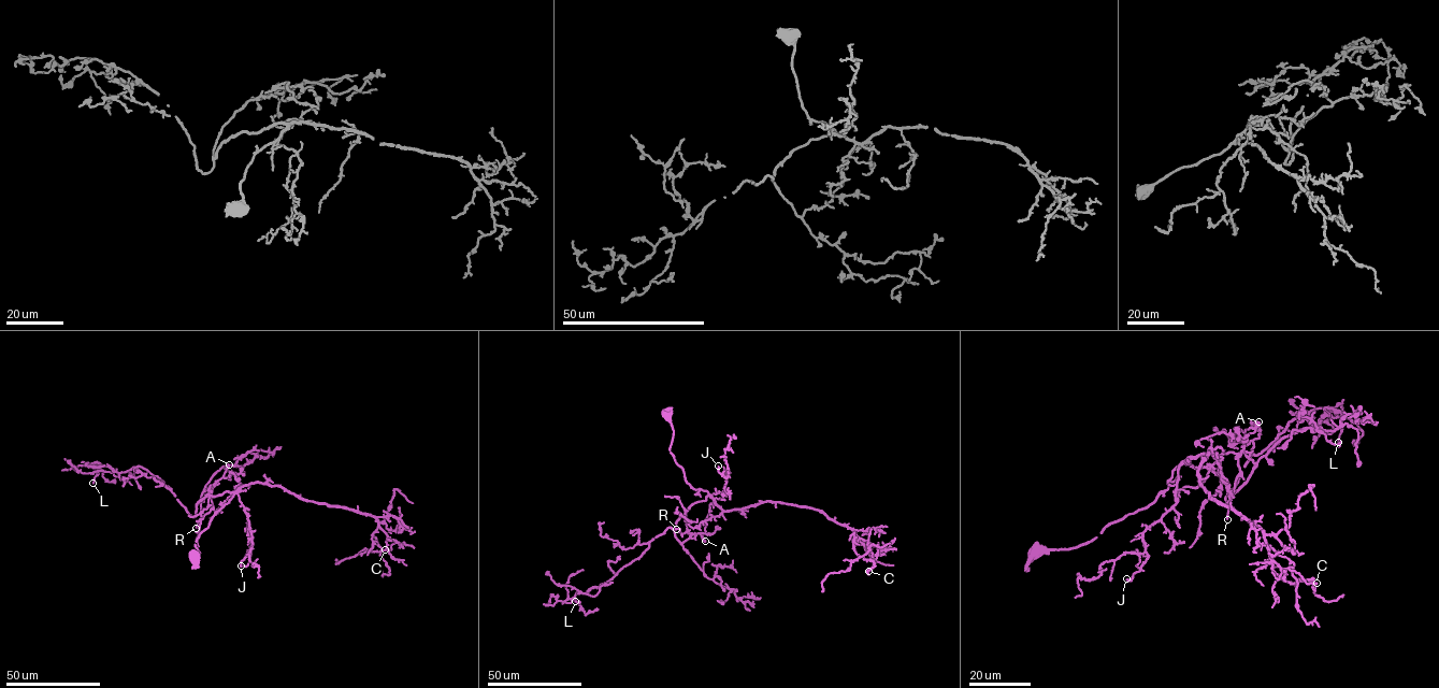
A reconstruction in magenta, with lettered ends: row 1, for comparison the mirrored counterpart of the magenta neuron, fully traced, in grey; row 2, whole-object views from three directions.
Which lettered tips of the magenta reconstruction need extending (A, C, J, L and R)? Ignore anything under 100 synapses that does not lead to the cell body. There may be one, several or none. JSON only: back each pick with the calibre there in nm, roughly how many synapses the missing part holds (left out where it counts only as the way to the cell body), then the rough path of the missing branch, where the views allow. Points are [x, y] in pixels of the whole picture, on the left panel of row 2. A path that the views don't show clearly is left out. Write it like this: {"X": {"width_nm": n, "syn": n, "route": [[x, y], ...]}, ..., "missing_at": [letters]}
{"missing_at": []}

